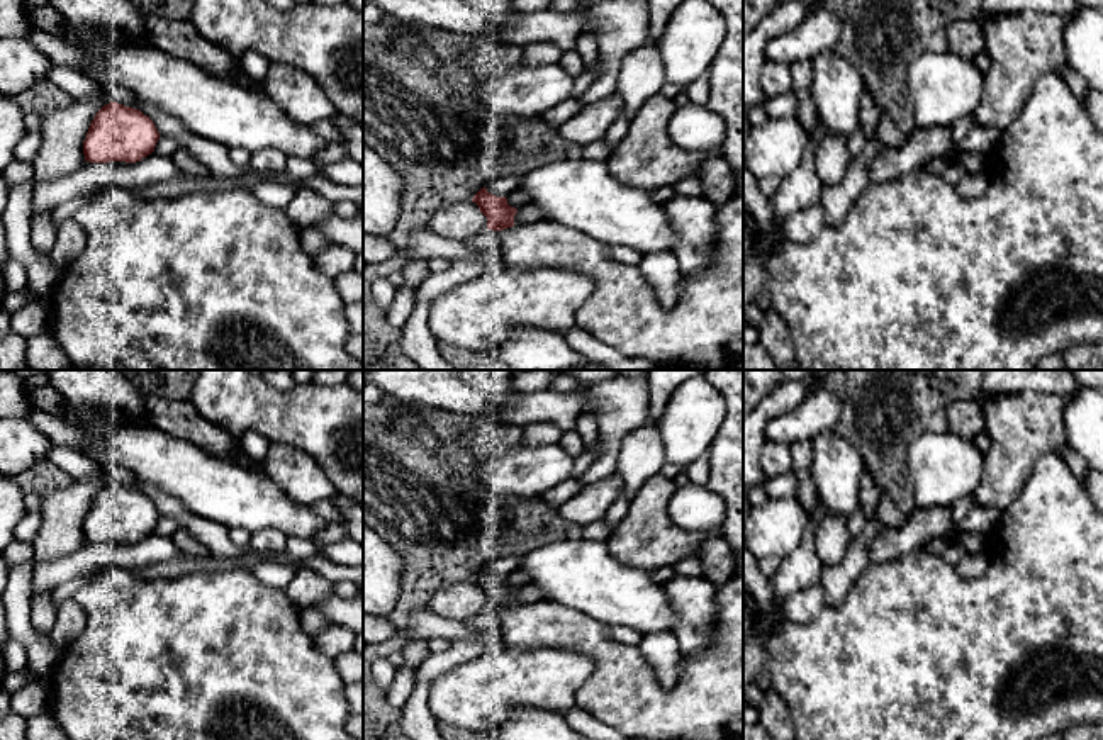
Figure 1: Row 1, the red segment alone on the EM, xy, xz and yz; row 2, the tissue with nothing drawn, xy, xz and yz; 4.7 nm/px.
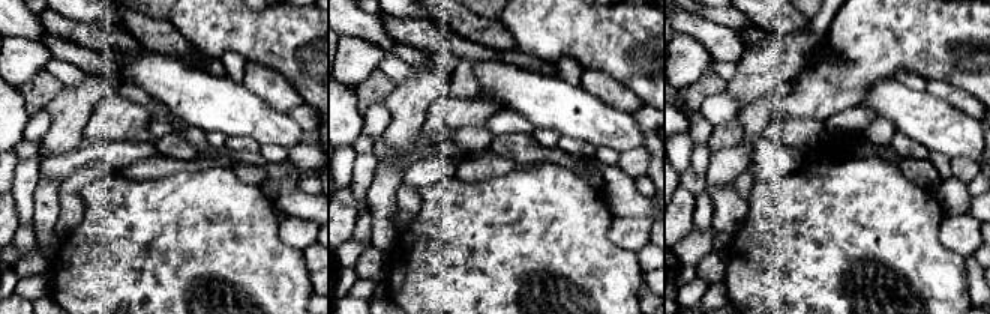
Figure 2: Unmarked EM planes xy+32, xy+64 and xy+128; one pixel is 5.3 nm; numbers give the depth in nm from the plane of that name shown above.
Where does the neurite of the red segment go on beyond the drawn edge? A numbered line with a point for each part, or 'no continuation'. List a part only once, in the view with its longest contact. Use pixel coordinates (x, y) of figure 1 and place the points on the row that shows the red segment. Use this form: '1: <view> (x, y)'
no continuation

